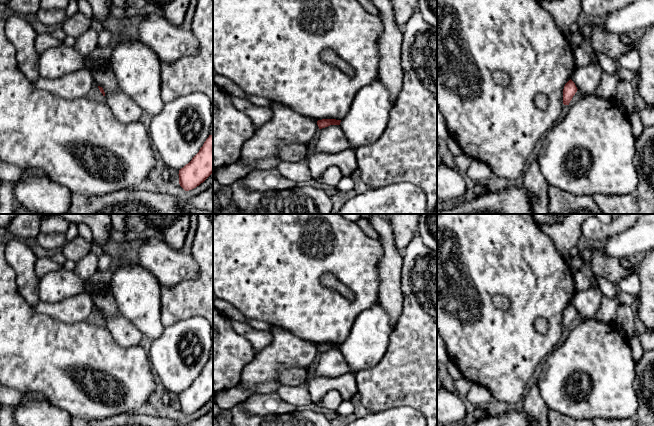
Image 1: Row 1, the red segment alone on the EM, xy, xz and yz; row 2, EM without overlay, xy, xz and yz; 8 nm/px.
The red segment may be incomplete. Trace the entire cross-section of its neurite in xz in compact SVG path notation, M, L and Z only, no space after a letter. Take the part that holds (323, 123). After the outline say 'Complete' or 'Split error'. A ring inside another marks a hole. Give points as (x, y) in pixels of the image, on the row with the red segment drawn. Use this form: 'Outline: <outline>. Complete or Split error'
Outline: M322 119L317 121L319 129L328 127L330 125L340 125L341 120L336 119Z. Complete

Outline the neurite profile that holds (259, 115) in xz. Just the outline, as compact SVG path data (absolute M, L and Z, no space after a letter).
M231 96L231 99L235 108L248 116L257 129L271 121L273 118L273 110L271 108L255 105L245 98Z

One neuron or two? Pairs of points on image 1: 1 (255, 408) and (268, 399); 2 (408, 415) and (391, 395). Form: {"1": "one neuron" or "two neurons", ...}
{"1": "one neuron", "2": "two neurons"}

